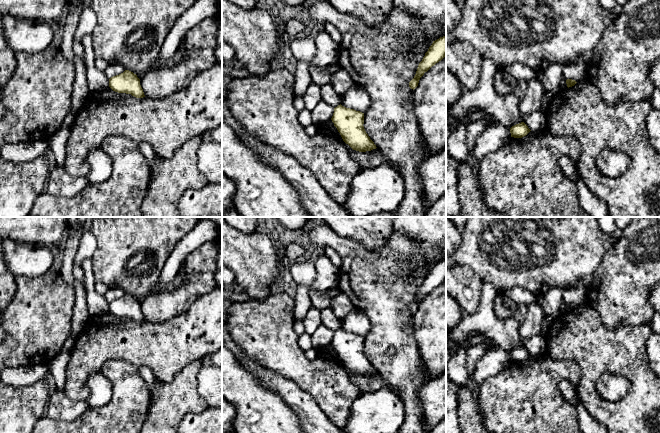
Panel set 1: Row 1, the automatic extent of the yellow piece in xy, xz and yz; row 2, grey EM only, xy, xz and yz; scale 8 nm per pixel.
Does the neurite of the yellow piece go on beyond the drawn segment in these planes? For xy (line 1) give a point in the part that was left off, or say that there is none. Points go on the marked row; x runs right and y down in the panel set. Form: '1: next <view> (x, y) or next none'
1: next none

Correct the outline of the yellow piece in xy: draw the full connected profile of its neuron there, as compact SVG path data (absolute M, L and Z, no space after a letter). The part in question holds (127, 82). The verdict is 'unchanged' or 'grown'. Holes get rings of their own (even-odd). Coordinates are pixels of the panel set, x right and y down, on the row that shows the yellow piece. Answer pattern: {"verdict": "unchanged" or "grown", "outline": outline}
{"verdict": "unchanged", "outline": "M125 70L123 73L111 77L109 79L109 87L115 92L131 94L136 98L145 97L140 85L140 79L129 70Z"}

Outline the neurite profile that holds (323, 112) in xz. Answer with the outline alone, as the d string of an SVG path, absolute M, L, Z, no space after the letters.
M321 100L311 111L312 124L317 126L331 120L333 113L334 108Z

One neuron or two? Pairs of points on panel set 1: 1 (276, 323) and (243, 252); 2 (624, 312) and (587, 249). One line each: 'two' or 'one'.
1: two
2: two

